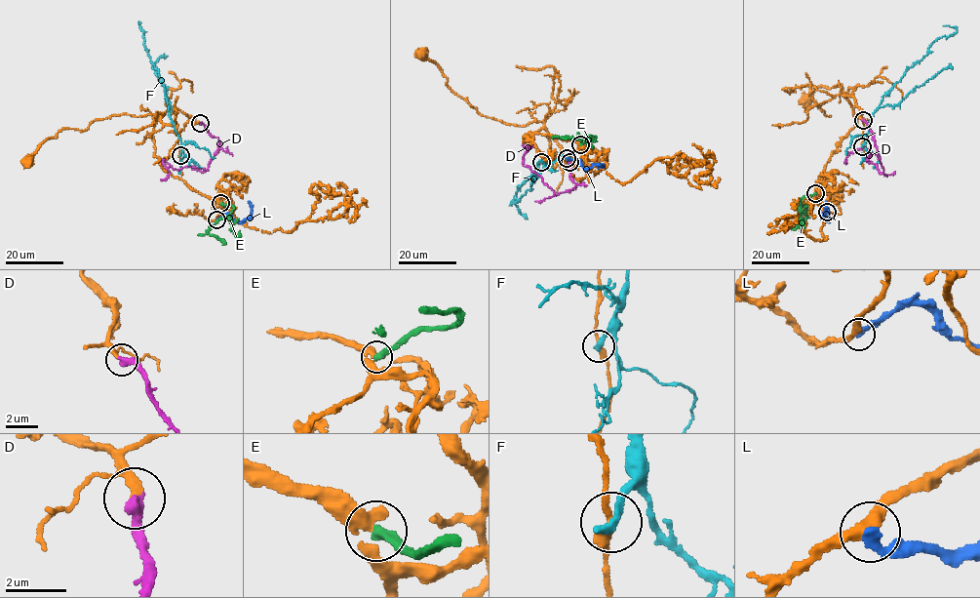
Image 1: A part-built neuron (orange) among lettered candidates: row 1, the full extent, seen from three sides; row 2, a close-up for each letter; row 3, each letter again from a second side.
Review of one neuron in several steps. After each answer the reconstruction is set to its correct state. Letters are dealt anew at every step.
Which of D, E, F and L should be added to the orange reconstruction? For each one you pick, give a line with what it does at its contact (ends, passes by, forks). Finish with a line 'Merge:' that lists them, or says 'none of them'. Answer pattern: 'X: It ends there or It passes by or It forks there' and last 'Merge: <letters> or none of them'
D: It ends there
Merge: D

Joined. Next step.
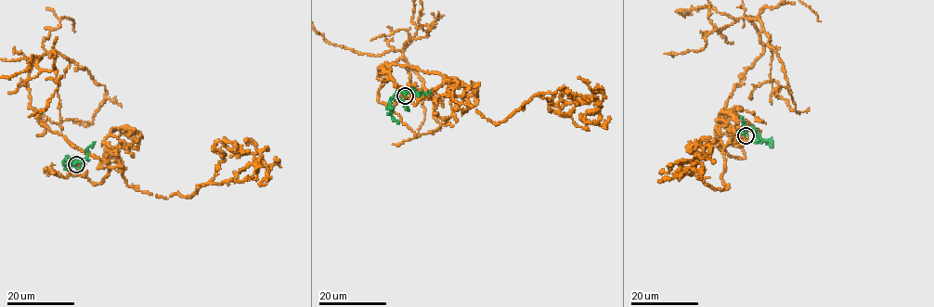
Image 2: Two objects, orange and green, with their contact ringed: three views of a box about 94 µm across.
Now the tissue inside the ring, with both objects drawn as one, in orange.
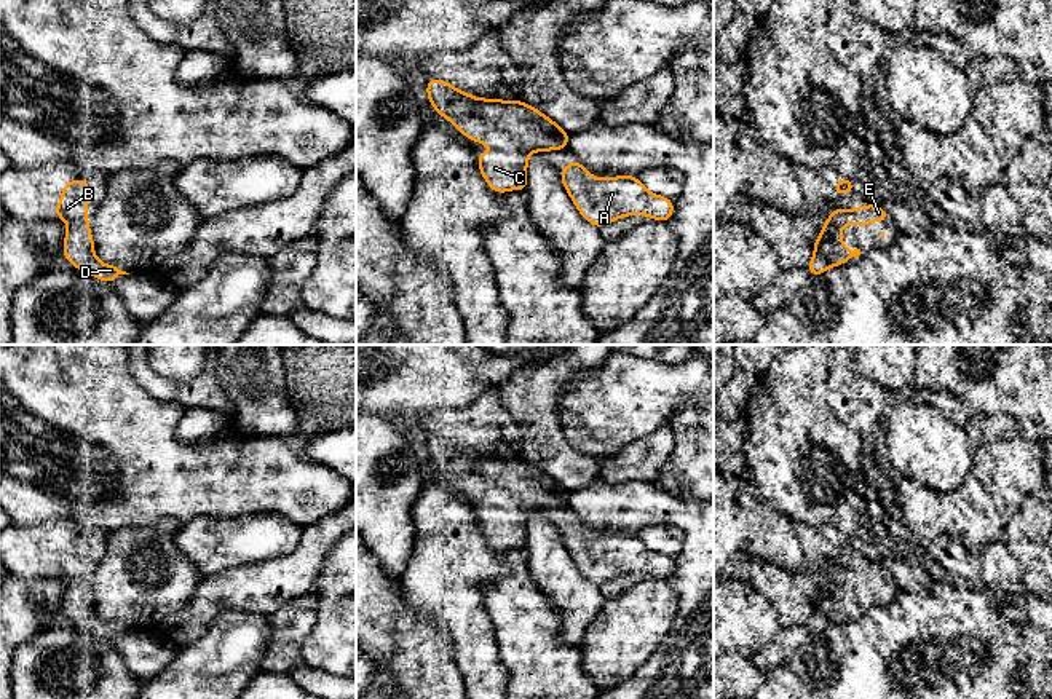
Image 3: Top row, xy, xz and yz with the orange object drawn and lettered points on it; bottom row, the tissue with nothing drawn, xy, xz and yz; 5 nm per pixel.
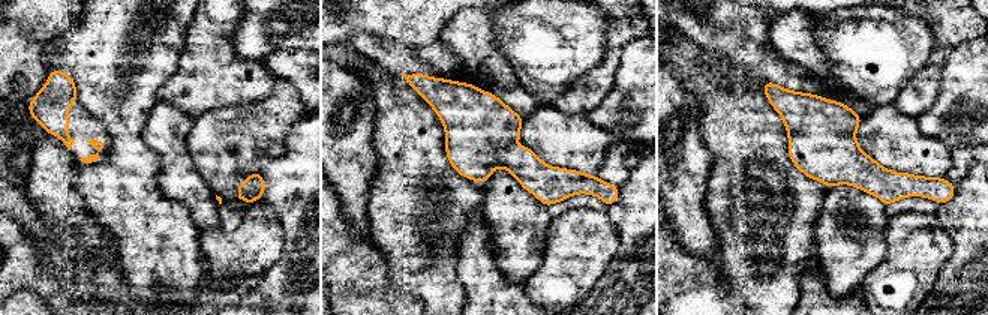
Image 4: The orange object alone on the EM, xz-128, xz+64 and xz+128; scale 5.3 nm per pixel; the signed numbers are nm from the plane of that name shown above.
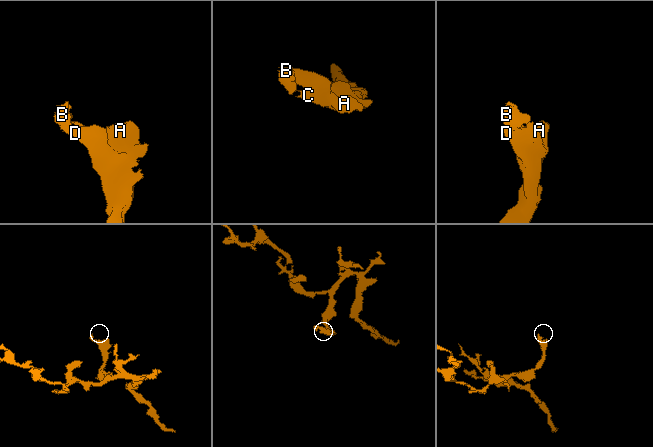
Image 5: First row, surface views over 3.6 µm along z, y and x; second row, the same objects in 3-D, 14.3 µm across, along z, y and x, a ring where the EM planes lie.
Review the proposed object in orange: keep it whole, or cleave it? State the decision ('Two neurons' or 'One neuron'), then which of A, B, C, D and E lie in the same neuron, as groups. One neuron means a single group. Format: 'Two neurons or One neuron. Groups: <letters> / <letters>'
One neuron. Groups: A B C D E

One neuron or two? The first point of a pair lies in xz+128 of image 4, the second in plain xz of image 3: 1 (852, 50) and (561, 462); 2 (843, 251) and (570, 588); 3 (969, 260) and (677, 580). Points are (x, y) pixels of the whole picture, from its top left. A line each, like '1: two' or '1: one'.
1: two
2: one
3: one

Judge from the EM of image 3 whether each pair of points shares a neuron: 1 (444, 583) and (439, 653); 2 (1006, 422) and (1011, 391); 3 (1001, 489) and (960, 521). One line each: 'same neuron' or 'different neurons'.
1: different neurons
2: different neurons
3: same neuron

